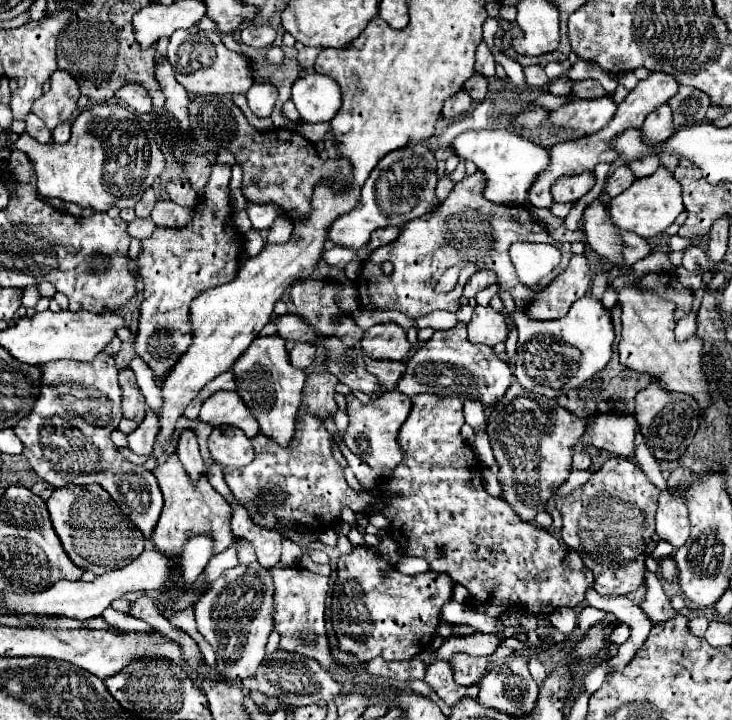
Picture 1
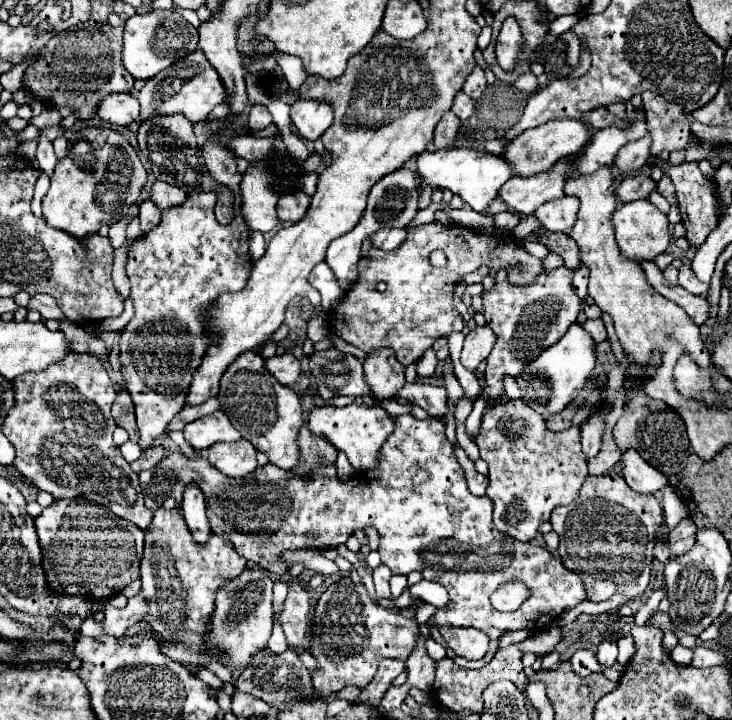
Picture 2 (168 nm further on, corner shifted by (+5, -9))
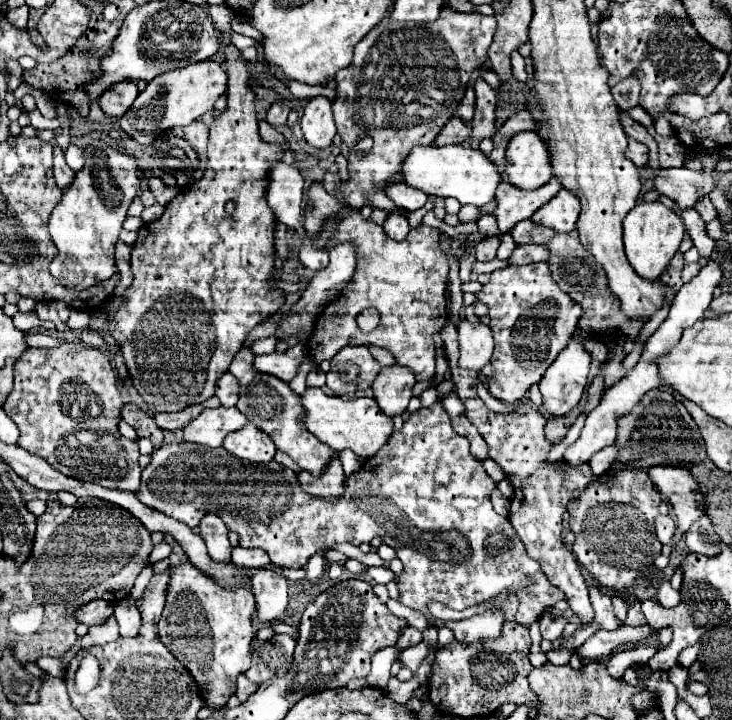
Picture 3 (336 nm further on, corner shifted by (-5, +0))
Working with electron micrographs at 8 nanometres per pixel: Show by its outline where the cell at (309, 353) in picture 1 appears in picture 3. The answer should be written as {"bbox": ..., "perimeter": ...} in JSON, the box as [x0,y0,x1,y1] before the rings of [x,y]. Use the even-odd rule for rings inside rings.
{"bbox":[254,344,306,382],"perimeter":[[[294,344],[286,352],[272,352],[272,354],[256,356],[254,368],[258,372],[266,372],[266,374],[278,376],[284,382],[290,382],[298,374],[298,368],[304,362],[304,358],[306,358],[306,346]]]}

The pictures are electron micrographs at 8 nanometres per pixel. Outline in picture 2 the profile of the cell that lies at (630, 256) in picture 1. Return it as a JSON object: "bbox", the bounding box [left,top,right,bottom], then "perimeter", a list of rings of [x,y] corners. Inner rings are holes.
{"bbox":[640,261,710,325],"perimeter":[[[642,261],[640,267],[646,273],[650,285],[660,295],[664,295],[666,299],[680,305],[696,325],[704,325],[704,321],[710,317],[710,305],[708,305],[708,301],[704,297],[696,297],[696,295],[688,293],[686,289],[682,289],[680,285],[672,285],[670,281],[666,281],[662,271],[652,261]]]}

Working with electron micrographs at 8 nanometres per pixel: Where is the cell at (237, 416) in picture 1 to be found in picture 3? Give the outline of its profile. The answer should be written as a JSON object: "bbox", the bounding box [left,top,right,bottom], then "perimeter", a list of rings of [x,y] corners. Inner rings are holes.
{"bbox":[182,408,246,448],"perimeter":[[[206,408],[196,420],[192,420],[184,430],[182,436],[186,442],[202,444],[208,448],[218,448],[224,442],[224,436],[240,430],[246,424],[246,416],[238,408]]]}

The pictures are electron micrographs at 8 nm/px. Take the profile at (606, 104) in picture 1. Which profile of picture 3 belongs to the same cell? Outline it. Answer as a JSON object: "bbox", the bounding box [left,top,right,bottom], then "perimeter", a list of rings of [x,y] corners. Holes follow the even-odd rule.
{"bbox":[506,132,552,190],"perimeter":[[[522,132],[510,140],[506,150],[508,182],[524,190],[534,190],[552,178],[550,152],[538,132]]]}

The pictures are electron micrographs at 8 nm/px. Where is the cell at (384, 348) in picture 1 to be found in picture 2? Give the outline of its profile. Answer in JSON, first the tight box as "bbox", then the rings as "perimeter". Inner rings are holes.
{"bbox":[364,349,404,401],"perimeter":[[[392,349],[372,351],[364,361],[364,379],[378,401],[396,399],[404,381],[404,367],[392,355]]]}

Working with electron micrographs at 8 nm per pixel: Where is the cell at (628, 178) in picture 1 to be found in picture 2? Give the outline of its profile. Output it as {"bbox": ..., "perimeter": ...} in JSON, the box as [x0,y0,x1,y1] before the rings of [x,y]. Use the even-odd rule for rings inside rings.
{"bbox":[616,173,656,203],"perimeter":[[[638,173],[638,175],[628,175],[626,179],[618,183],[616,195],[620,203],[628,203],[628,201],[638,201],[638,199],[648,199],[648,195],[654,189],[656,189],[656,181],[646,173]]]}

